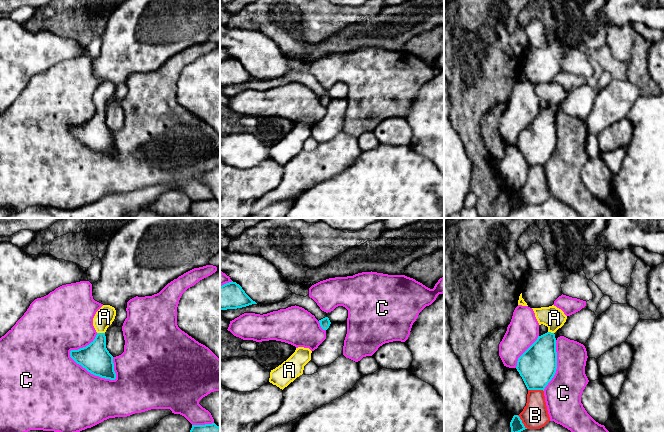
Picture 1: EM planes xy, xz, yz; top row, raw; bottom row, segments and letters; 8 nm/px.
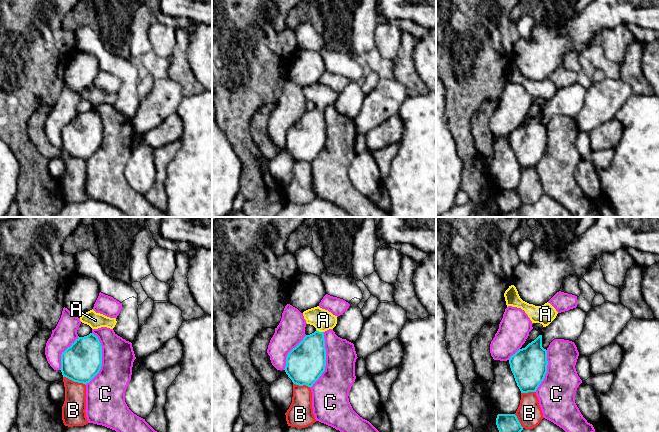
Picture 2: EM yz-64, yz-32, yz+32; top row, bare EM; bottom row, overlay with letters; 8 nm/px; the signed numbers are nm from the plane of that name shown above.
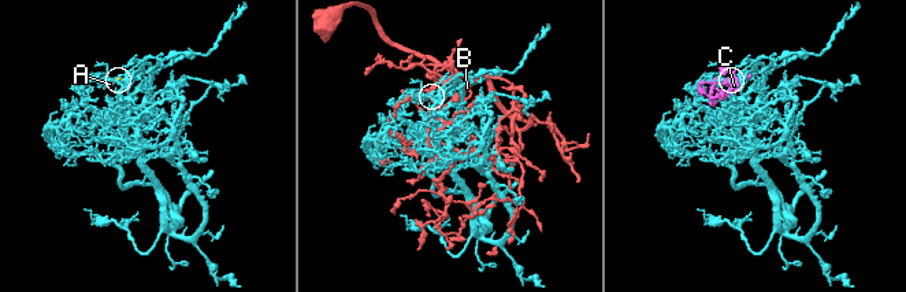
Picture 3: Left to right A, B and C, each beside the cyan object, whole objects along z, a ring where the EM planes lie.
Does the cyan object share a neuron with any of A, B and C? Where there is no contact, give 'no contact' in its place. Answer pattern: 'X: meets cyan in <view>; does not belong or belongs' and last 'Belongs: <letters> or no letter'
A: meets cyan in xy; belongs
B: meets cyan in yz; does not belong
C: meets cyan in xy; does not belong
Belongs: A

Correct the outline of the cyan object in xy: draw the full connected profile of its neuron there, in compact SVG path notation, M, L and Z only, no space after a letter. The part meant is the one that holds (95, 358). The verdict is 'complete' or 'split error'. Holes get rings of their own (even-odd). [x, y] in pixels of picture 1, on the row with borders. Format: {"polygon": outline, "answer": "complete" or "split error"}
{"polygon": "M103 305L93 318L93 326L97 332L95 339L86 347L71 350L70 357L88 372L101 378L115 380L113 356L106 348L105 332L112 324L116 310L110 305Z", "answer": "split error"}

